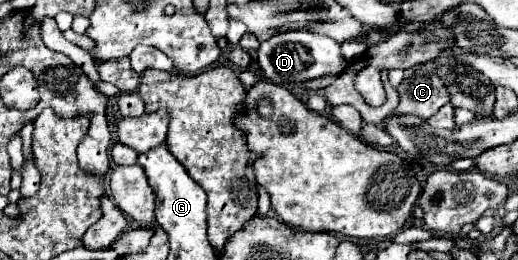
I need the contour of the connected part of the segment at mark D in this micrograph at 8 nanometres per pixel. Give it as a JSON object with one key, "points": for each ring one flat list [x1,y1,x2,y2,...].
{"points":[[284,32,278,34,258,48,258,64,268,80,274,84,304,84,316,78,322,78,326,74,342,74,348,62,340,54,340,44,328,36,318,36,312,32]]}

